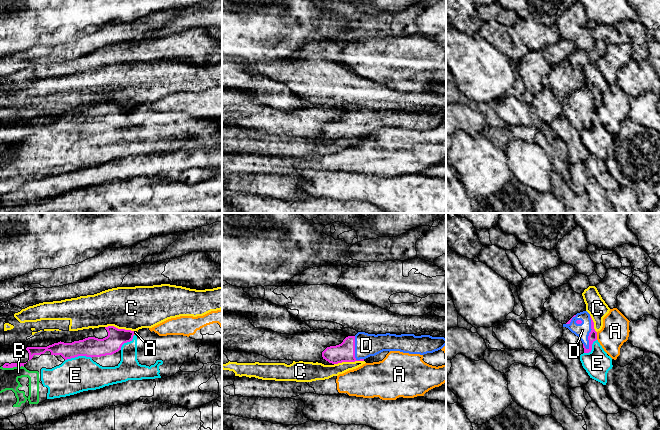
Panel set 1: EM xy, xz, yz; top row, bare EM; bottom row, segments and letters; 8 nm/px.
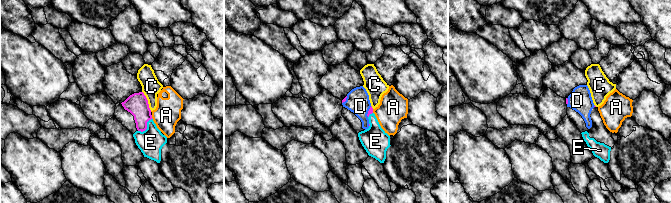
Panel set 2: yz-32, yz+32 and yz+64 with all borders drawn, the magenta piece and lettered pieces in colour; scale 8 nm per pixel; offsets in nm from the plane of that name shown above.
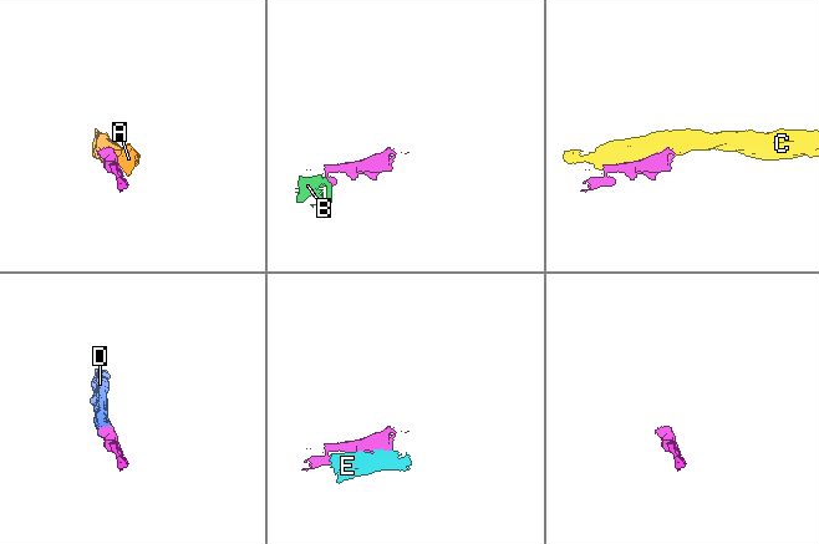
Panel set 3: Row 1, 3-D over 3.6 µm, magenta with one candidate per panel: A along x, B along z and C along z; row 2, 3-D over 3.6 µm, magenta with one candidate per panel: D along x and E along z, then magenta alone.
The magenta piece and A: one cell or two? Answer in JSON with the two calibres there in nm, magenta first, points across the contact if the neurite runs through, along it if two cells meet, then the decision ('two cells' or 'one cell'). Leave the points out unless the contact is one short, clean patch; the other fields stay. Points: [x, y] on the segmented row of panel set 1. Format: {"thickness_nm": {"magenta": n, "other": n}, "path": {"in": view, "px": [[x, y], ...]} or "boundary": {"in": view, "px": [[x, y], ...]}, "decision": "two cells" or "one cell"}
{"thickness_nm": {"magenta": 70, "other": 220}, "boundary": {"in": "yz", "px": [[596, 332], [597, 339]]}, "decision": "two cells"}

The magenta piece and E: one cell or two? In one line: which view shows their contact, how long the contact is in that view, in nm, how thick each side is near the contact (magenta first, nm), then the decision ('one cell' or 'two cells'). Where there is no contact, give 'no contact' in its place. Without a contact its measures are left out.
xy | 220 nm | 160/280 nm | two cells

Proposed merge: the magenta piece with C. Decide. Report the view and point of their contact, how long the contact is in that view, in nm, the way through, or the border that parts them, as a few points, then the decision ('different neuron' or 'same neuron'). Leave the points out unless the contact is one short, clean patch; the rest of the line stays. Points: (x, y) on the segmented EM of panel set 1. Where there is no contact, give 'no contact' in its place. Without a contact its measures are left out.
contact xy (120, 329); length 240 nm; border xy (105, 326), (115, 326), (134, 331); different neuron

